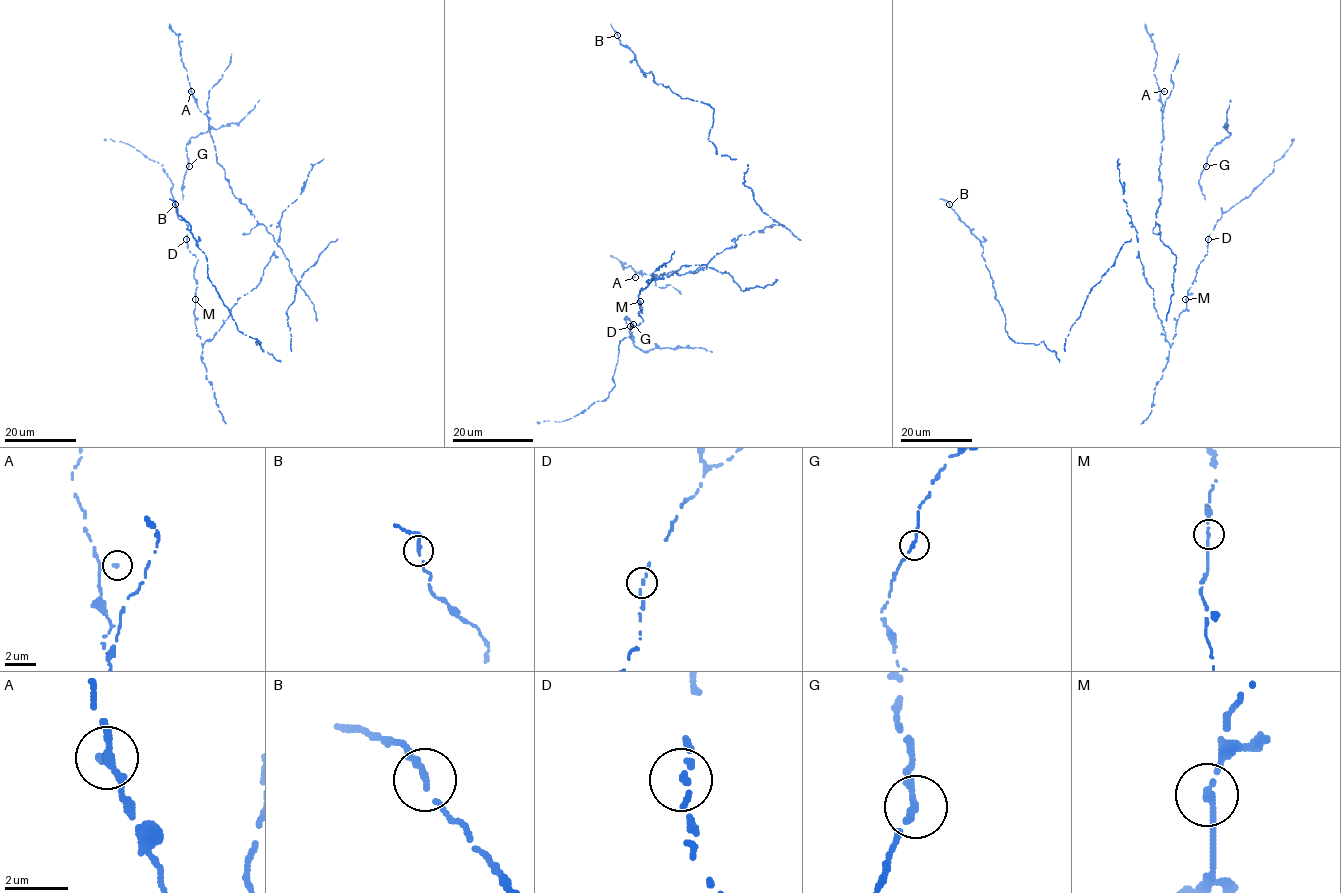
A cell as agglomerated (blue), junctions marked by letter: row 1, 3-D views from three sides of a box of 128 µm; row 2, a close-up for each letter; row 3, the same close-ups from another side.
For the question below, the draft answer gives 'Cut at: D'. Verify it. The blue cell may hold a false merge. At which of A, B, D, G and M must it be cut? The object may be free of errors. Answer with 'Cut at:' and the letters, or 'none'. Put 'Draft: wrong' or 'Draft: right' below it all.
Cut at: D
Draft: right

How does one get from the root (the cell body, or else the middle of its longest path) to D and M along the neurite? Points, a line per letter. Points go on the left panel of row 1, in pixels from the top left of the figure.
D: (264, 268), (260, 283), (237, 300), (202, 345), (193, 314), (198, 259), (186, 239)
M: (264, 268), (260, 283), (237, 300), (219, 330), (203, 345), (194, 323), (195, 299)

